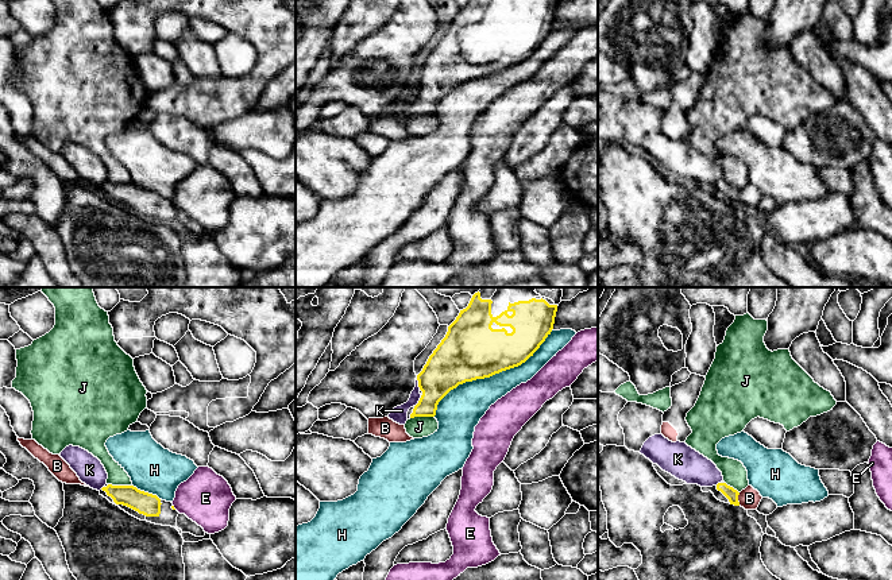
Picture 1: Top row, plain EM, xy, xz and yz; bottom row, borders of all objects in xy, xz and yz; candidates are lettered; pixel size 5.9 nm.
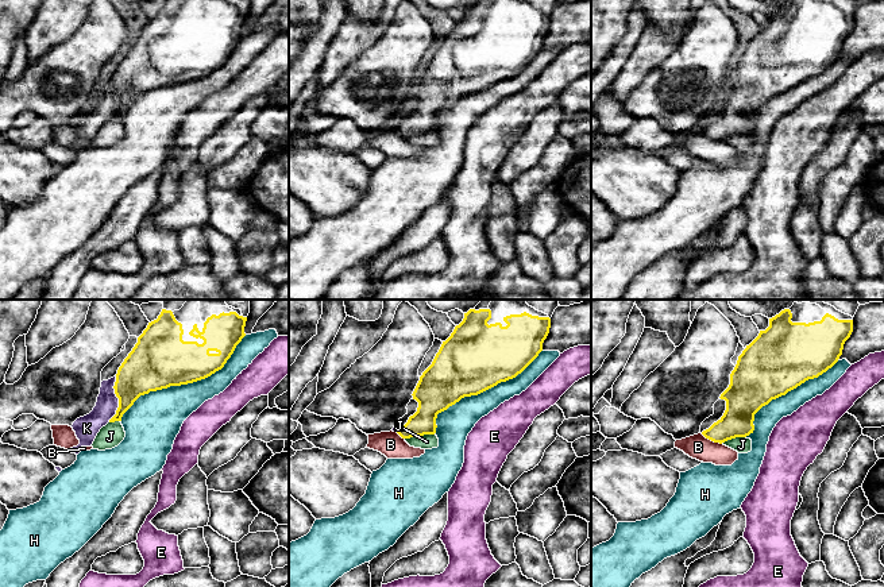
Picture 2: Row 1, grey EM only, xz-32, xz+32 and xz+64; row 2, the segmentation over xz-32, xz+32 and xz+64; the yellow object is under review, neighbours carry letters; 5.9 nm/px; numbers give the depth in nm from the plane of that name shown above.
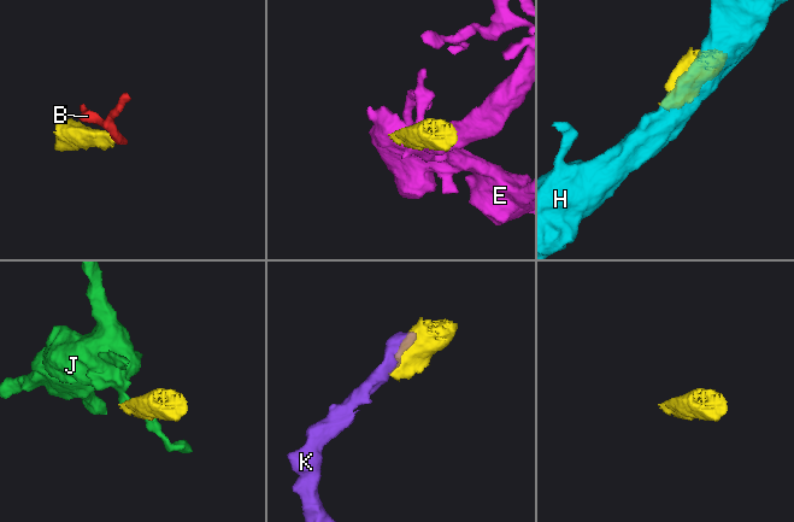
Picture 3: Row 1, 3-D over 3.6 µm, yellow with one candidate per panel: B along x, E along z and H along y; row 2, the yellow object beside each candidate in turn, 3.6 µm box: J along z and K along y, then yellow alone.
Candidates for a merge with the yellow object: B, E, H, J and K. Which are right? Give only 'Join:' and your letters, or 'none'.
Join: none

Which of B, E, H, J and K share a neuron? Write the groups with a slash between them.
B E / H / J / K

